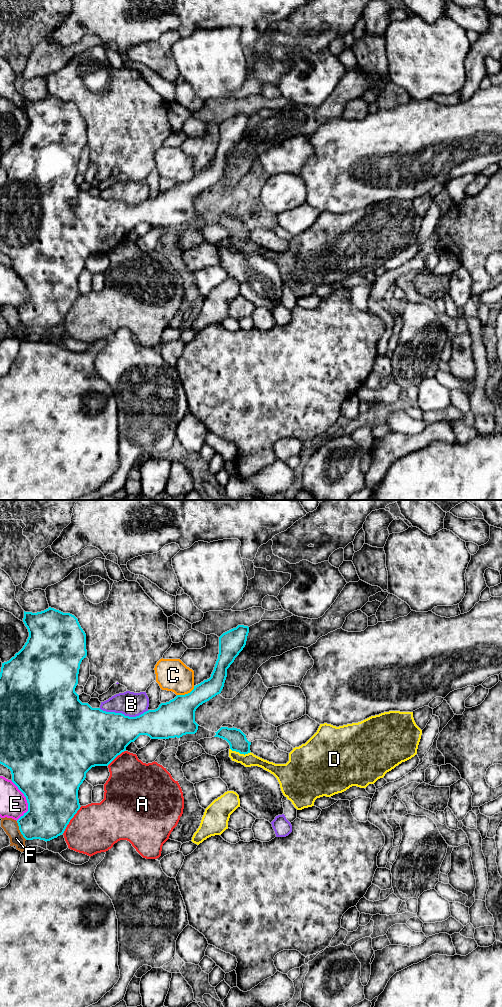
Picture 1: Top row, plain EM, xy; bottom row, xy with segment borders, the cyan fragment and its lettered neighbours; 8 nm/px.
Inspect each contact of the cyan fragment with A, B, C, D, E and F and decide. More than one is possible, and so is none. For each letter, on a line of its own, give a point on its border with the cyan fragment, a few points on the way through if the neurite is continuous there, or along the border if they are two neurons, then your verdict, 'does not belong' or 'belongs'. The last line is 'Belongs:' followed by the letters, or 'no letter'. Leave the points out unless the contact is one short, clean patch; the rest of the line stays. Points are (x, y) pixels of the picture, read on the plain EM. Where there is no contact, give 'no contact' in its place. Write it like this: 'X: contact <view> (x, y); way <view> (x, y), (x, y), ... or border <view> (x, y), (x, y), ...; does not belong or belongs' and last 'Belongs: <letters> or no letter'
A: contact xy (70, 307); does not belong
B: contact xy (123, 202); does not belong
C: contact xy (186, 182); does not belong
D: contact xy (240, 241); border xy (230, 236), (244, 242), (250, 240); does not belong
E: contact xy (27, 289); does not belong
F: contact xy (19, 317); does not belong
Belongs: no letter

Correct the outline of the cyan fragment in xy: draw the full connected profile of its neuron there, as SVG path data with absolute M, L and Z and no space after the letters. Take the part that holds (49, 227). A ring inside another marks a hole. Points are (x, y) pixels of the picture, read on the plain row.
M49 95L37 101L24 99L23 110L29 120L27 130L14 145L2 151L0 160L0 252L11 259L12 270L28 291L28 299L17 308L21 322L26 328L40 327L46 330L62 323L80 297L78 278L92 255L108 254L140 223L147 223L151 227L169 227L197 220L196 197L221 181L227 157L245 135L249 121L248 114L238 113L219 125L219 142L211 165L194 174L190 181L177 183L169 190L161 191L155 198L129 205L92 196L79 188L75 176L80 152L86 146L87 138L86 122L74 103Z

